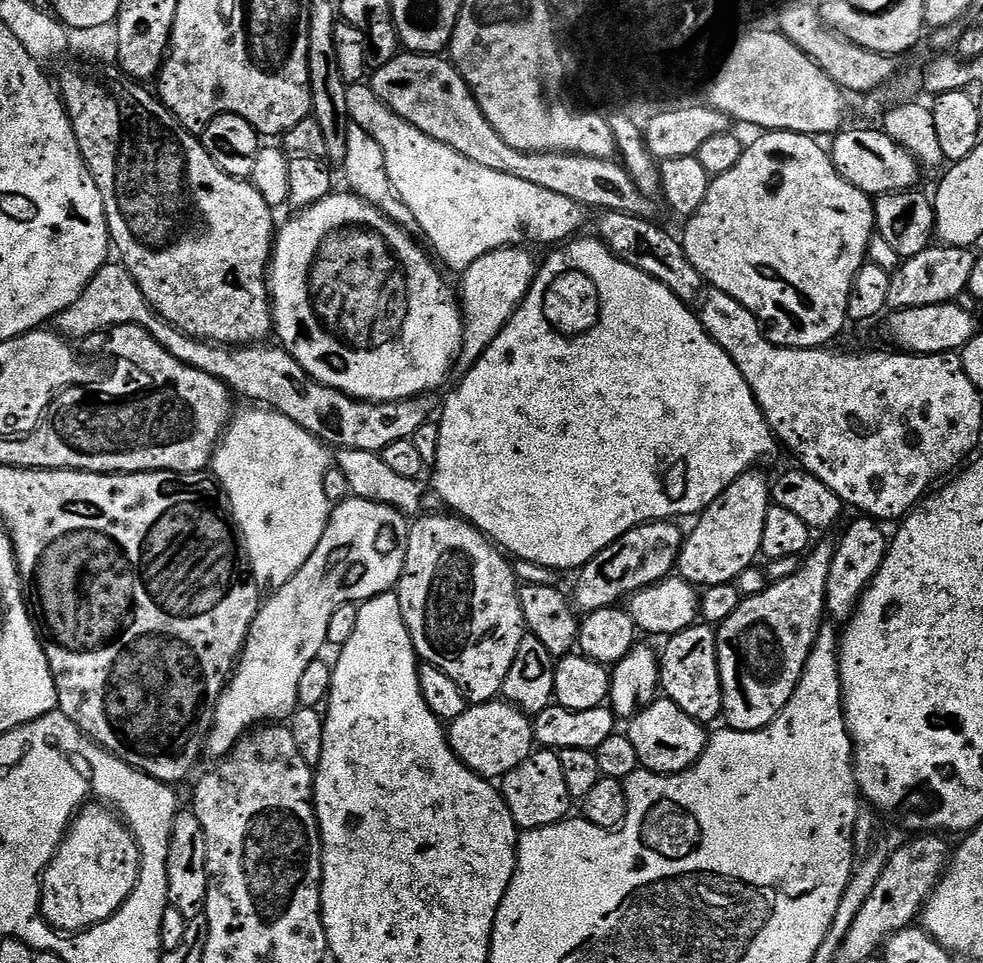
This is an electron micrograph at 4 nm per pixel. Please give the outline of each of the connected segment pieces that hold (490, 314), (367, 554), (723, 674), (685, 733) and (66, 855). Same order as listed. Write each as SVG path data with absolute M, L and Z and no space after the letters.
M524 246L499 248L490 254L482 254L478 262L470 262L470 266L463 269L461 276L464 277L460 280L460 292L458 288L458 303L464 318L463 351L469 352L469 357L478 357L486 350L488 343L504 329L508 319L516 313L516 307L526 298L532 279L538 271L538 260L535 260L528 252L531 251Z
M347 498L331 509L326 526L318 546L314 546L314 554L306 558L306 566L286 582L286 586L275 589L272 597L265 599L260 605L245 638L244 648L240 651L240 659L228 681L224 691L215 697L216 709L211 709L212 725L206 728L202 745L203 751L215 758L223 758L231 752L232 747L245 734L257 726L269 722L284 722L296 711L298 698L298 681L306 674L306 666L321 655L320 644L328 644L328 627L330 618L334 618L334 610L343 604L359 605L365 600L372 600L383 592L393 591L404 569L408 530L410 524L398 510L390 506L382 506L378 502L366 502L355 498Z
M824 540L818 544L807 553L800 571L785 580L769 583L762 594L741 599L738 610L734 610L734 614L730 614L730 618L716 628L716 657L724 703L722 720L729 728L739 732L757 732L765 728L782 710L782 706L790 702L800 684L806 658L820 636L821 624L826 620L826 582L830 574L830 562L836 553L833 541Z
M658 698L636 716L627 721L626 735L638 753L640 768L645 772L657 772L659 776L673 776L692 768L700 761L700 755L708 749L709 729L699 724L690 714L678 710L674 702Z
M108 811L105 816L84 816L77 812L68 825L68 835L60 843L55 858L44 870L40 885L40 910L44 920L64 934L76 934L86 928L93 928L110 919L126 902L140 877L140 847L123 819Z

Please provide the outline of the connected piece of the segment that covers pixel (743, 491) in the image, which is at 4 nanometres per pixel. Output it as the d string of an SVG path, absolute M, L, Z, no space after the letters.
M749 470L734 478L710 507L701 512L680 547L678 575L701 589L731 584L742 570L753 567L760 556L762 526L770 507L770 480L760 470Z

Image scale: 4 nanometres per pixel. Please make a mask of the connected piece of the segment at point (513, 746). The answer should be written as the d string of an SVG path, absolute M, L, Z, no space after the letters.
M497 698L486 704L474 704L464 711L456 720L447 725L446 735L448 745L453 754L462 761L471 772L485 778L503 778L514 766L518 766L534 751L534 724L533 721L520 708Z

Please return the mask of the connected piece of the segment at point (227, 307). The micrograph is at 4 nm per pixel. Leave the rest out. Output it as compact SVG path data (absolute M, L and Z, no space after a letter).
M76 62L73 68L64 68L60 72L58 91L64 101L64 110L68 120L72 123L74 138L78 142L78 150L84 159L84 165L90 170L94 182L98 186L98 194L102 194L102 206L108 223L108 238L111 247L118 255L119 263L132 275L138 290L146 298L146 302L166 322L170 322L187 336L195 336L198 340L207 340L214 344L229 346L252 346L257 342L264 342L273 331L272 305L268 294L268 266L272 258L274 243L274 224L272 228L273 209L270 208L262 194L247 179L226 174L206 154L204 145L189 129L183 128L169 112L166 105L160 103L155 95L147 92L143 83L128 79L116 70L97 70L91 63Z

